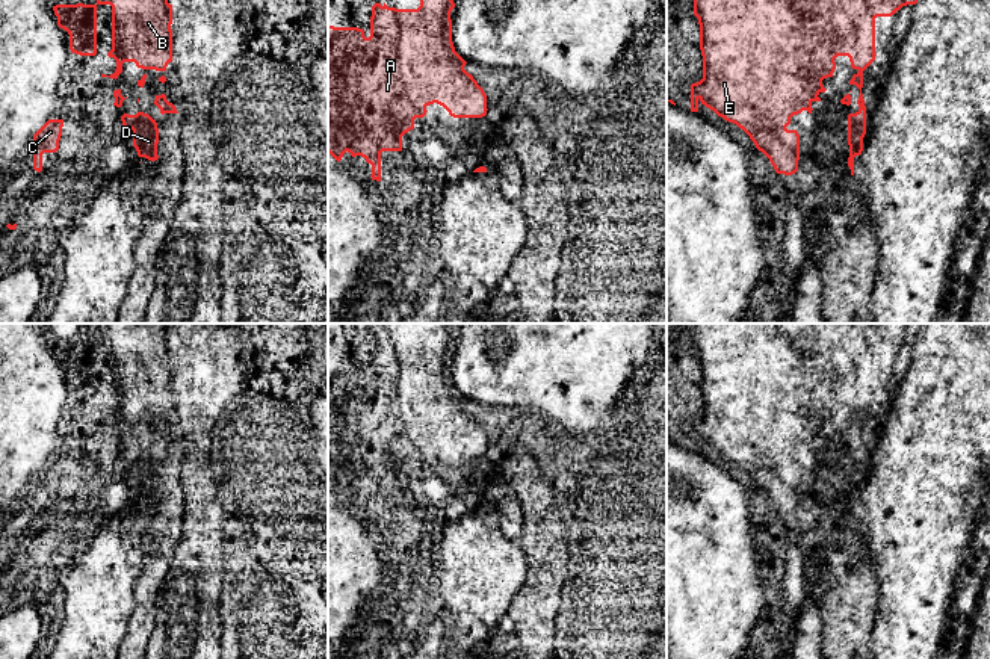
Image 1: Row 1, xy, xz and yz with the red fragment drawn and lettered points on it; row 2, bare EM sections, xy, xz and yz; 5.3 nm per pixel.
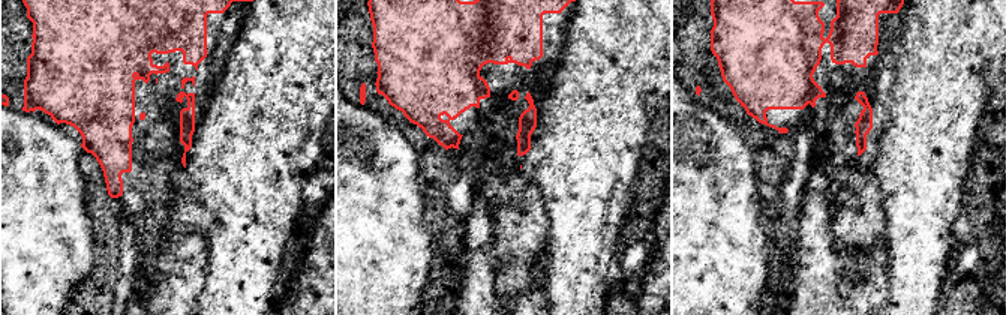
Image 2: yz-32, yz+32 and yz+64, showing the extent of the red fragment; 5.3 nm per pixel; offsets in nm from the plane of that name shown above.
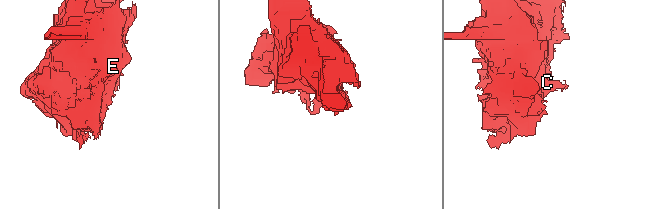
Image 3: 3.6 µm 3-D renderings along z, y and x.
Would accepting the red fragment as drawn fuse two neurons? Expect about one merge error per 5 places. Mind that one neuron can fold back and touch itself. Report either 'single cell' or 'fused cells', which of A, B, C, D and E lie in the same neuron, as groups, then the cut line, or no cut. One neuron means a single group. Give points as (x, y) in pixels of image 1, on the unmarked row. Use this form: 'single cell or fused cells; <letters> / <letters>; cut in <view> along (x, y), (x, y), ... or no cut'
single cell; A B C D E; no cut

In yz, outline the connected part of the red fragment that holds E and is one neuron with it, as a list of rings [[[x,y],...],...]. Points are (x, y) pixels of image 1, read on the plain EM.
[[[695,323],[694,354],[700,363],[700,388],[703,417],[691,423],[691,450],[704,443],[718,455],[742,467],[756,487],[762,490],[777,512],[792,514],[798,509],[800,473],[787,469],[794,453],[807,449],[827,428],[822,419],[833,416],[834,398],[848,394],[851,407],[859,411],[849,423],[860,428],[859,449],[848,453],[848,505],[854,514],[854,496],[863,490],[866,473],[866,444],[862,432],[863,410],[875,399],[875,357],[892,355],[902,345],[916,343],[920,323]]]

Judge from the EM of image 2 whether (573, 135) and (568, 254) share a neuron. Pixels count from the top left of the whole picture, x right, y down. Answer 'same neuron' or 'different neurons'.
same neuron

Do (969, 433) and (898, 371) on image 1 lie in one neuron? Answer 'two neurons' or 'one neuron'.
two neurons

